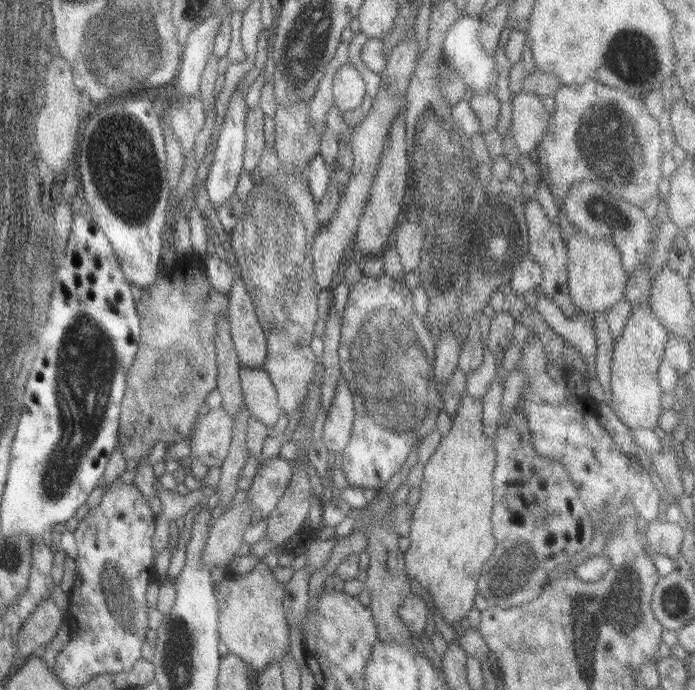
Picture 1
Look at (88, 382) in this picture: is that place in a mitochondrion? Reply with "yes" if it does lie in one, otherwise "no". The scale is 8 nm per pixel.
yes

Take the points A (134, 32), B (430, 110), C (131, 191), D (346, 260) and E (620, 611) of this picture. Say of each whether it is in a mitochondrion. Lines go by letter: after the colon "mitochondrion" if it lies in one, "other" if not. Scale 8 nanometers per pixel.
A: mitochondrion
B: other
C: mitochondrion
D: other
E: mitochondrion

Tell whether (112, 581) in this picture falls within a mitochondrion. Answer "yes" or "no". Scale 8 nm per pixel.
yes

